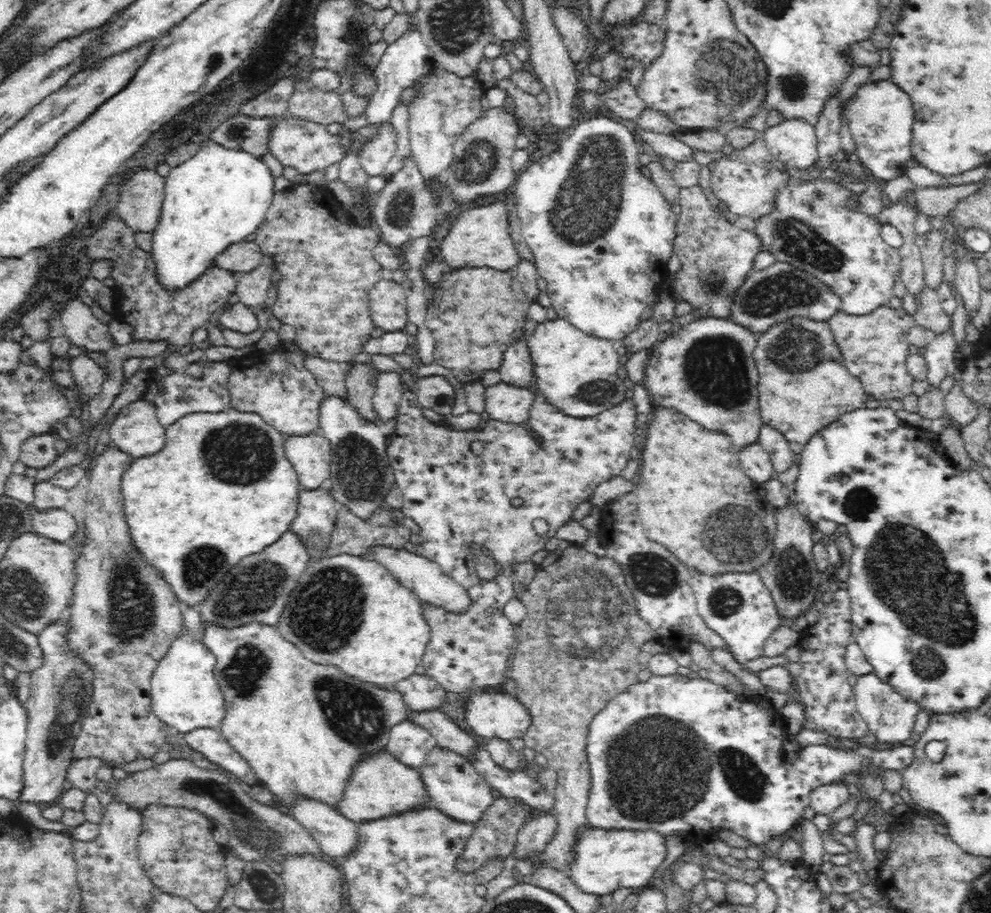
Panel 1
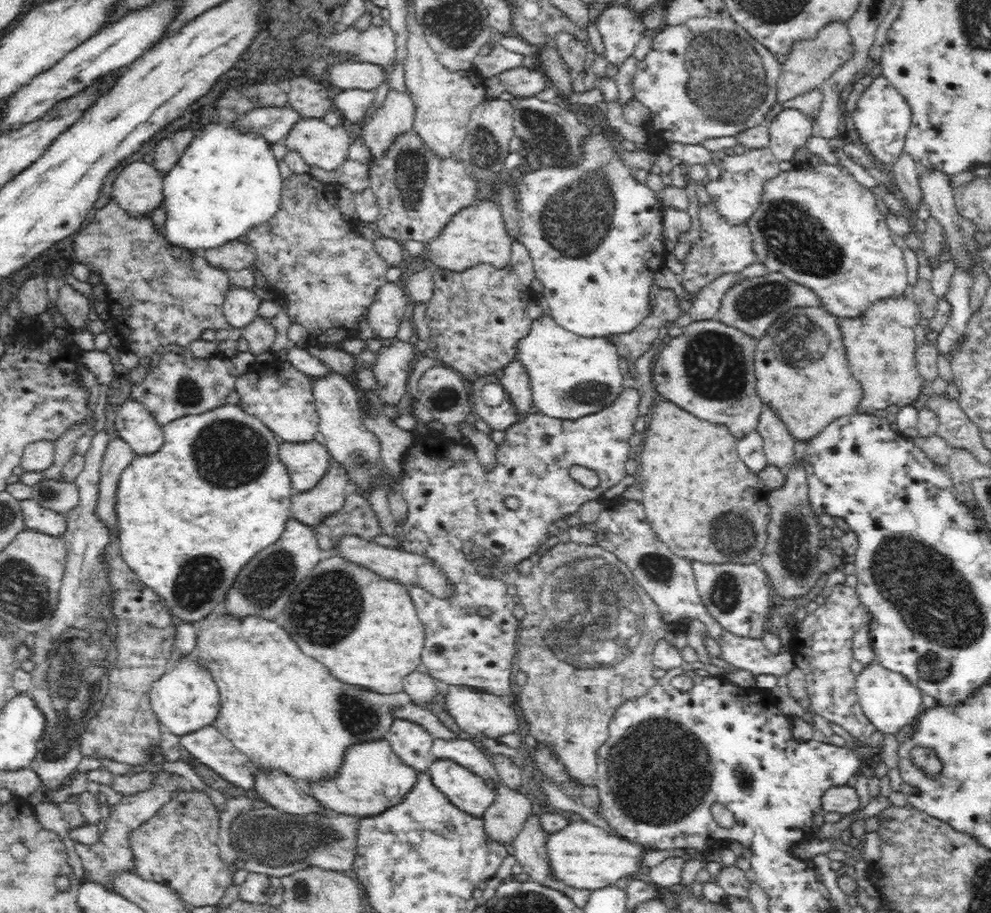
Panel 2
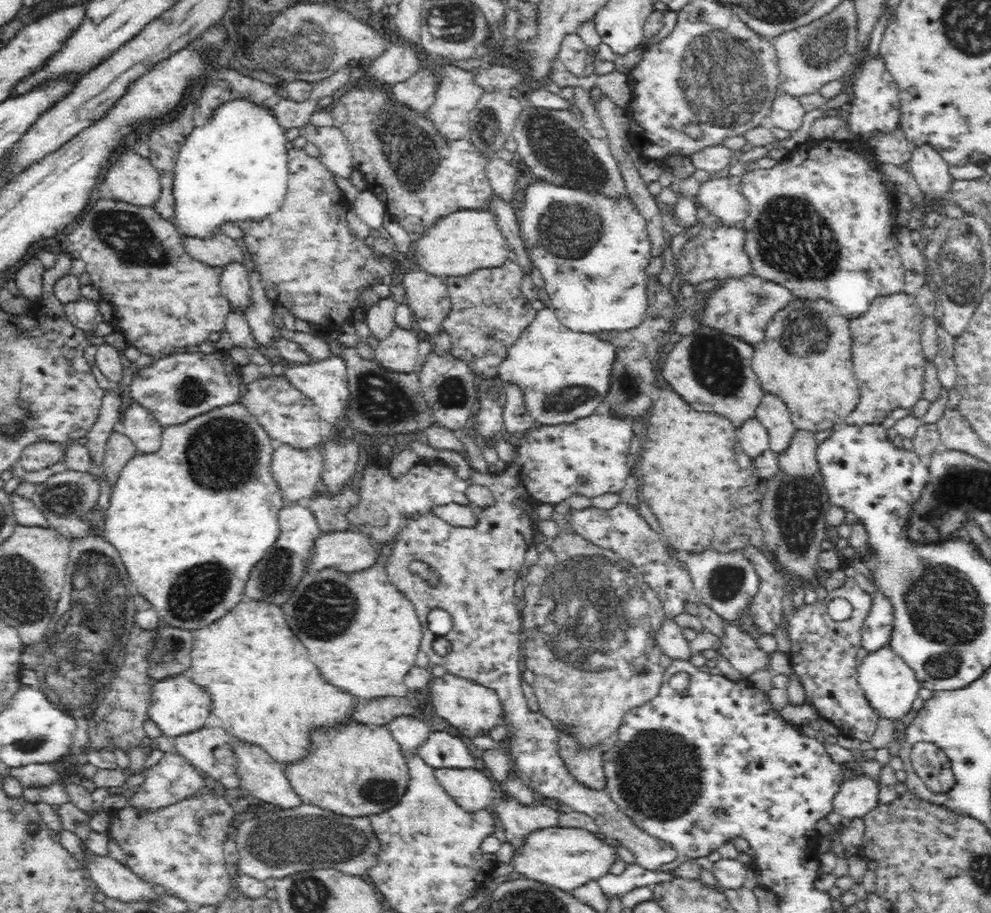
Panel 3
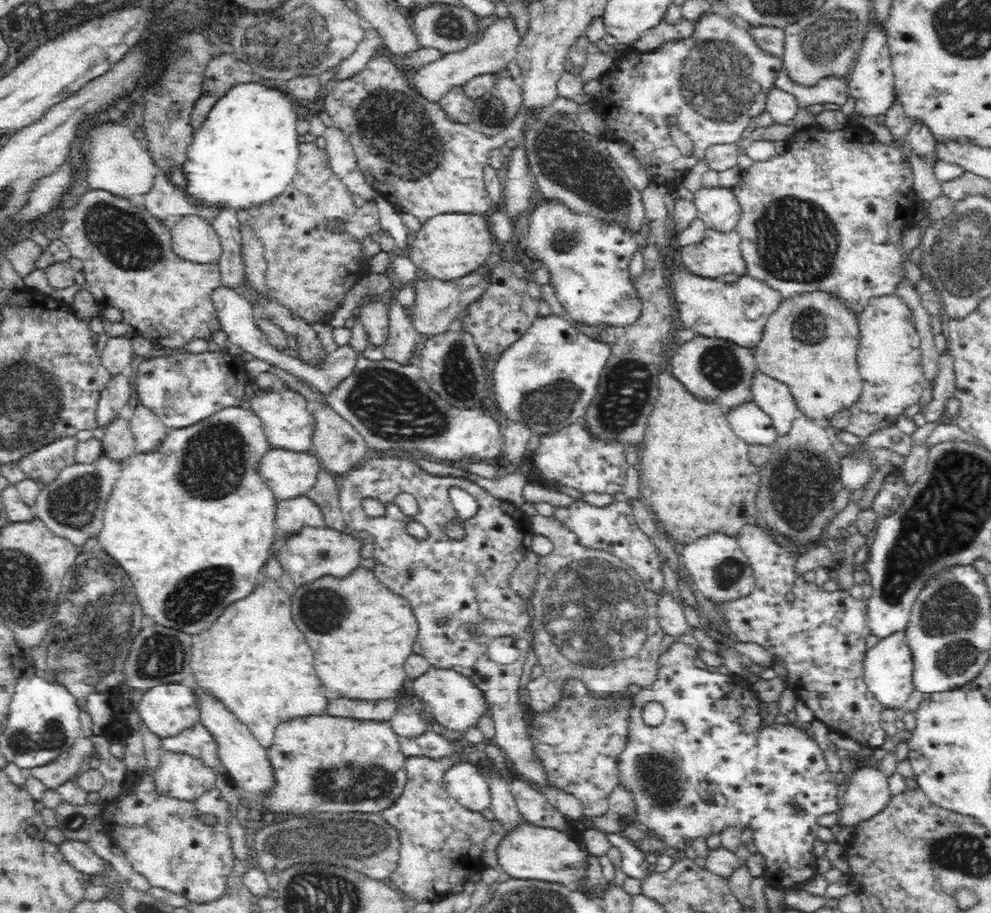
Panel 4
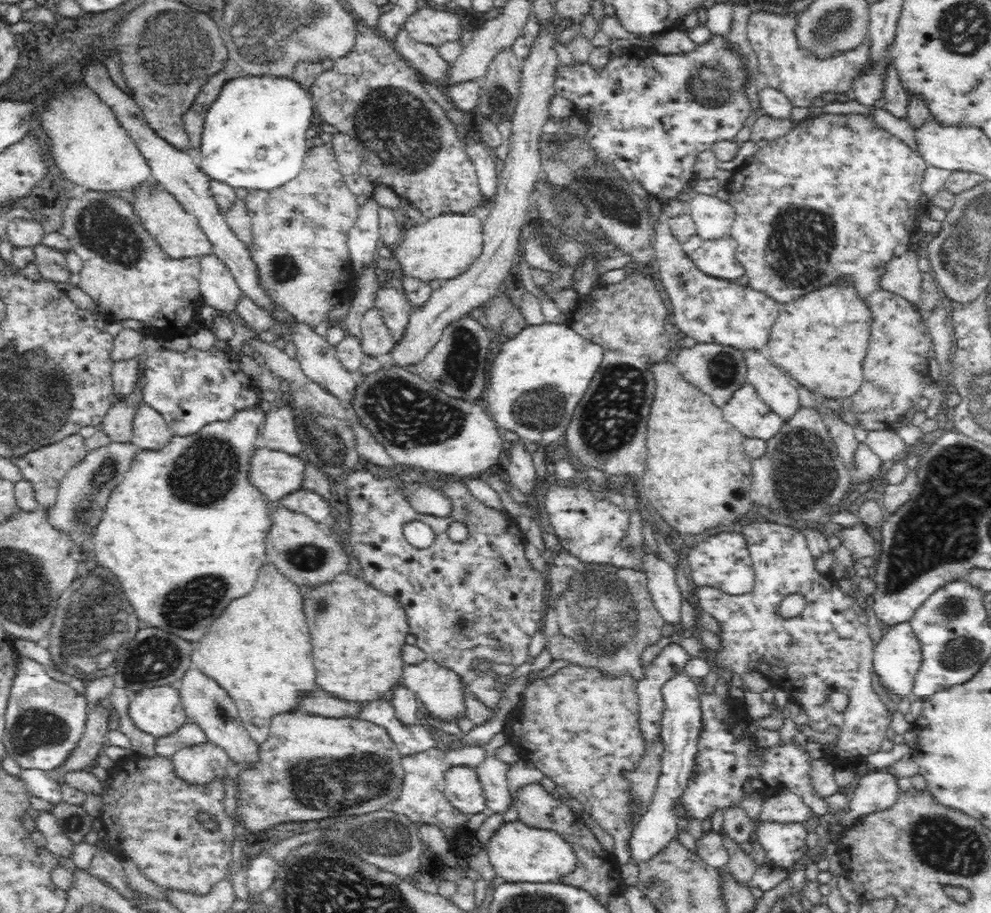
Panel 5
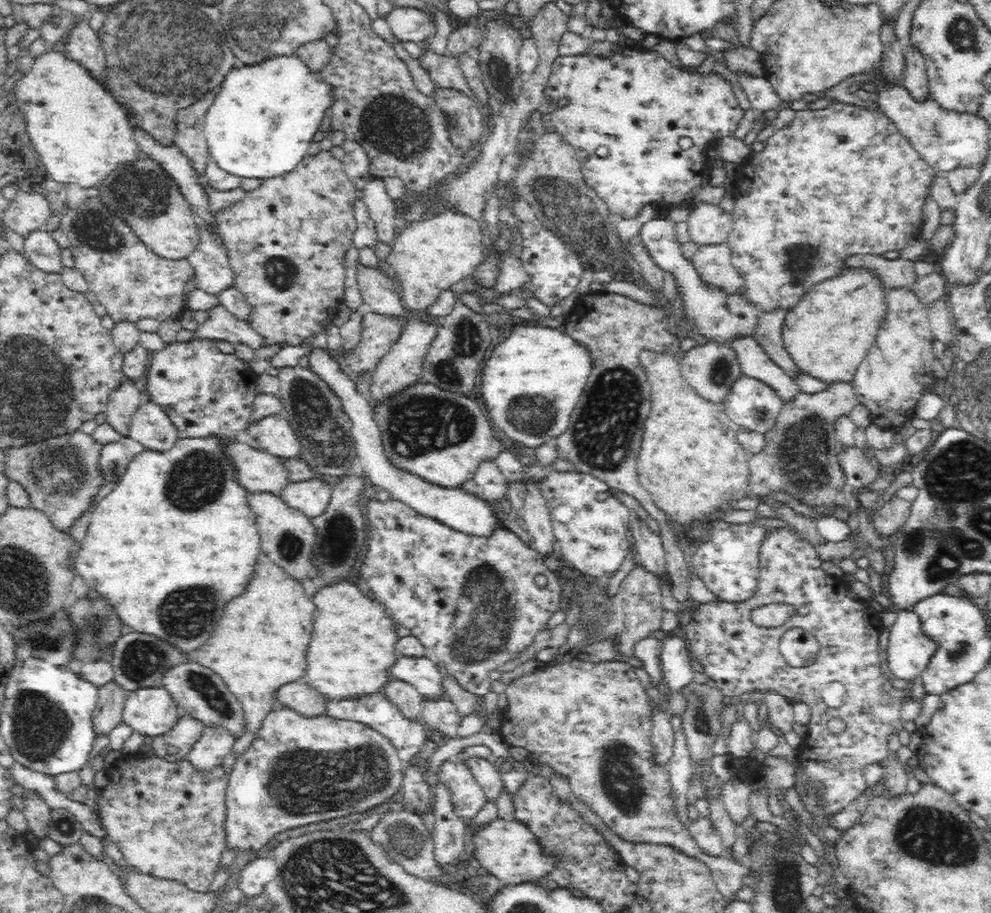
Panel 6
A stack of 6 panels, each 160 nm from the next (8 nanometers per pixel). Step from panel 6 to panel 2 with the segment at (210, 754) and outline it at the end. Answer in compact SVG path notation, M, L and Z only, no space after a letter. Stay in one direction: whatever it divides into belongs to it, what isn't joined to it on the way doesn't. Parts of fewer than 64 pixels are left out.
M156 770L153 779L146 790L141 790L133 795L126 795L120 802L110 807L110 814L107 818L106 830L101 833L100 840L96 844L81 844L74 840L74 848L81 859L82 866L88 872L89 880L102 883L107 888L107 876L112 871L134 870L133 859L127 834L138 825L152 818L164 804L168 804L178 793L185 790L188 783L180 774L168 772L168 770Z

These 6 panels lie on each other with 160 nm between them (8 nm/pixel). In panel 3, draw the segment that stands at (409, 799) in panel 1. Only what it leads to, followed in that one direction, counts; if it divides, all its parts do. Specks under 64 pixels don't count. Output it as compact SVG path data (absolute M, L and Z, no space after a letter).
M344 721L343 723L334 723L329 725L322 725L321 727L314 727L308 734L307 740L309 740L309 746L305 755L298 759L297 761L290 761L289 763L284 763L283 773L286 775L287 782L290 783L291 790L294 791L295 796L301 800L301 804L308 804L318 806L327 811L335 812L336 814L342 816L366 816L378 814L379 812L384 812L386 809L393 807L398 804L398 801L404 796L409 784L409 775L407 774L406 760L407 756L404 754L400 743L394 740L392 732L387 726L373 726L362 723L357 723L354 721Z

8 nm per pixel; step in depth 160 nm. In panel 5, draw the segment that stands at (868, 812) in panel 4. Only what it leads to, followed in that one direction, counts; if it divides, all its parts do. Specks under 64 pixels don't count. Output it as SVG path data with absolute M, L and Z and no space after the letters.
M876 770L858 776L855 780L855 789L848 797L849 803L842 811L840 820L842 826L850 826L868 813L887 809L896 804L901 792L898 778L893 774Z

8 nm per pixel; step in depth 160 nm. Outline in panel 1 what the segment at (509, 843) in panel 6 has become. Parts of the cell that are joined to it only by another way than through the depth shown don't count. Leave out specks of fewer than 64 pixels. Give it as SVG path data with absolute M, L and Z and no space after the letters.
M586 826L575 836L573 859L567 864L566 873L582 892L601 897L619 888L644 887L666 855L664 838L653 830L604 830Z

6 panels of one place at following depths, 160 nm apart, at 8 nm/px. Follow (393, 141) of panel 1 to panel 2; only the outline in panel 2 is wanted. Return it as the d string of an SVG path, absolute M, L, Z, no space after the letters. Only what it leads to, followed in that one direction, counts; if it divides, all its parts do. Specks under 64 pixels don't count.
M388 88L388 96L384 98L382 106L371 111L362 124L365 145L374 155L381 155L396 135L412 130L414 116L416 104L412 94L407 90L401 92Z

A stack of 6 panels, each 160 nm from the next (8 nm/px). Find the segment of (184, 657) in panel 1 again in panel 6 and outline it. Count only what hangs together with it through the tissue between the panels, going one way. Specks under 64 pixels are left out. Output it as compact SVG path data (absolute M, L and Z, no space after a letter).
M162 686L132 687L124 701L122 723L134 732L155 737L168 732L180 715L174 699Z

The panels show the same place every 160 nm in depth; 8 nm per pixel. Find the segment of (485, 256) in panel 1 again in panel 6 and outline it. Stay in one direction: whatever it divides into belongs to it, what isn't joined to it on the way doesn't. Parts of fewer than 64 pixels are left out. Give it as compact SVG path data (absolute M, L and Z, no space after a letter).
M444 211L430 220L398 227L387 261L402 286L400 297L408 314L428 310L438 302L443 292L466 276L473 275L484 258L482 227L481 219L450 211Z

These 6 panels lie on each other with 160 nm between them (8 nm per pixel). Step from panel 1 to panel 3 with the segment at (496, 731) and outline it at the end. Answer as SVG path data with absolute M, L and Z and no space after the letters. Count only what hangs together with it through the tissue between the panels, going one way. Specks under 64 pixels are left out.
M454 673L433 676L428 681L426 689L436 716L444 718L450 726L458 728L467 739L488 735L487 732L494 725L498 725L499 718L502 716L502 705L499 703L497 693L466 677L454 675Z

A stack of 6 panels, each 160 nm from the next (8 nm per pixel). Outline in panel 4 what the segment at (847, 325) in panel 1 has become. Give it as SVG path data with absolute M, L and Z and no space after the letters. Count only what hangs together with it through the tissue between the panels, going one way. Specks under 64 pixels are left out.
M896 294L877 296L858 314L858 323L862 324L862 344L858 348L858 366L862 374L863 387L858 400L849 406L849 425L846 432L856 435L860 439L870 436L879 429L895 426L896 417L901 415L908 406L920 400L929 382L922 368L921 338L916 330L913 314L908 305Z

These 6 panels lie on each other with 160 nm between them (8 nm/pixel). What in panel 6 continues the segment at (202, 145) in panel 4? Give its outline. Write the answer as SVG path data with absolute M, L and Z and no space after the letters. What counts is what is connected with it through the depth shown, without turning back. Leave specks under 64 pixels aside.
M296 52L290 55L276 54L272 56L265 56L264 60L249 64L235 66L220 83L214 103L208 108L208 114L205 118L204 131L206 135L206 142L208 143L208 150L210 159L214 159L222 169L246 178L267 179L273 176L281 175L282 173L292 170L304 157L308 156L307 148L312 144L314 134L320 130L322 120L326 118L328 110L335 104L335 93L332 84L329 84L326 79L322 79L319 71L312 71L310 65L306 61L300 59Z

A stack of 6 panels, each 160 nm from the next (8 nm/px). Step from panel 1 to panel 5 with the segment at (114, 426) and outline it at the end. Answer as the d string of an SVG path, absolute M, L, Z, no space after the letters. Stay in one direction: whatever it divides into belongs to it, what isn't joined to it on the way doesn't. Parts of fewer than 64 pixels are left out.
M139 400L133 419L131 443L143 451L158 451L163 450L174 436L162 413Z

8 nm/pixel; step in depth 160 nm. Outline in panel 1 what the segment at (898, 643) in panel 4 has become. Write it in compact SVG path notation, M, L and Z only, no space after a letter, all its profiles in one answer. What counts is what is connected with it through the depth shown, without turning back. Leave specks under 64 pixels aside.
M874 672L857 676L854 694L858 713L868 723L870 732L878 740L888 743L903 742L914 734L914 721L921 711L918 701L902 696L890 683Z

